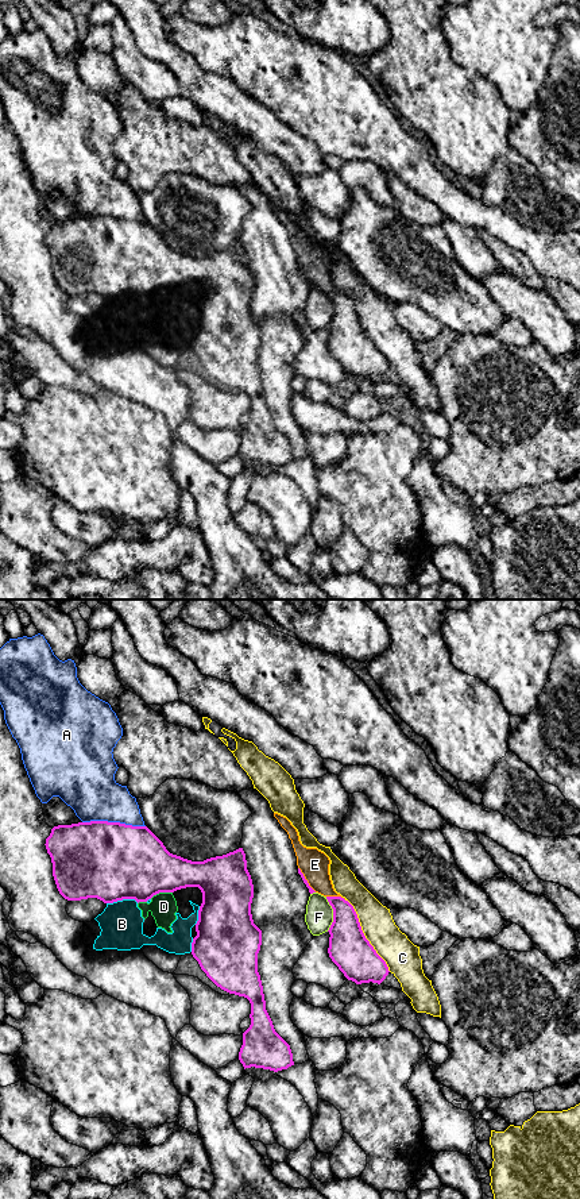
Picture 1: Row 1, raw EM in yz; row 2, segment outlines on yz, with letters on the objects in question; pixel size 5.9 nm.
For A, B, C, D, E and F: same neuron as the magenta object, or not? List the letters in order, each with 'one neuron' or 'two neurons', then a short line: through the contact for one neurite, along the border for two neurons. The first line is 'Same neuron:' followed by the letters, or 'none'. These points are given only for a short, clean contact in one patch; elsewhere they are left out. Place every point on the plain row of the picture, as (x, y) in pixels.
Same neuron: none
A: two neurons
B: two neurons
C: two neurons
D: two neurons
E: two neurons
F: two neurons

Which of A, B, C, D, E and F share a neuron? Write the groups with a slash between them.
A / B D E / C / F

